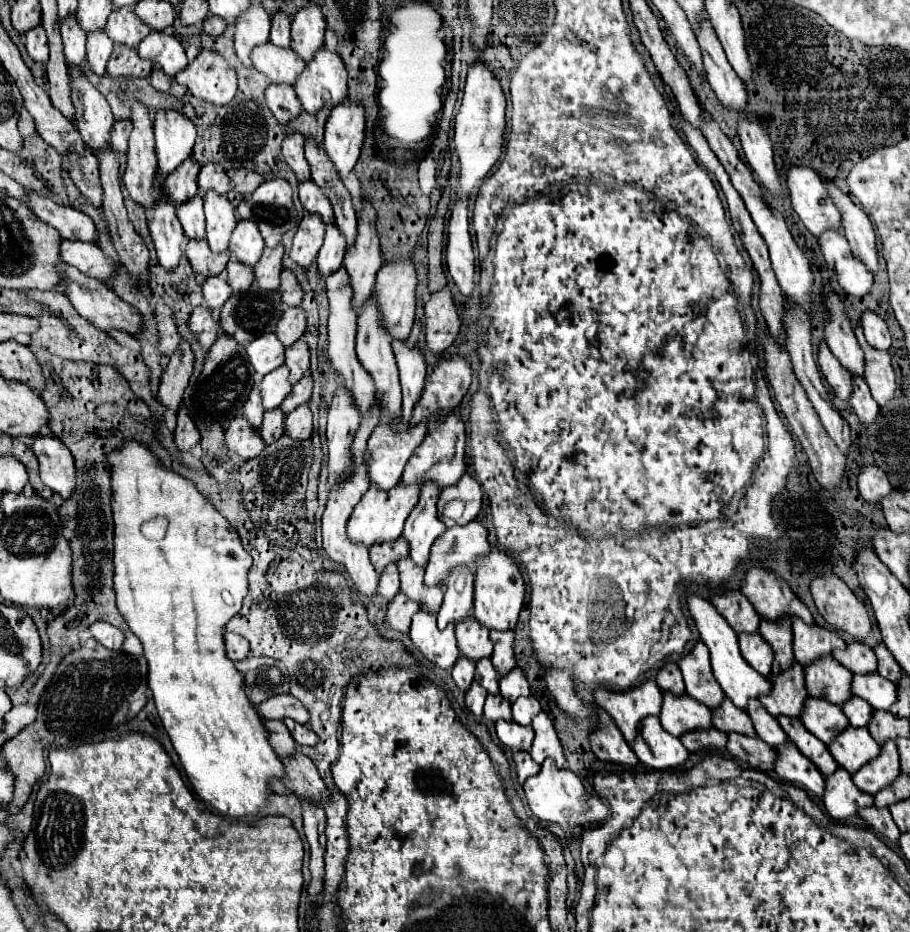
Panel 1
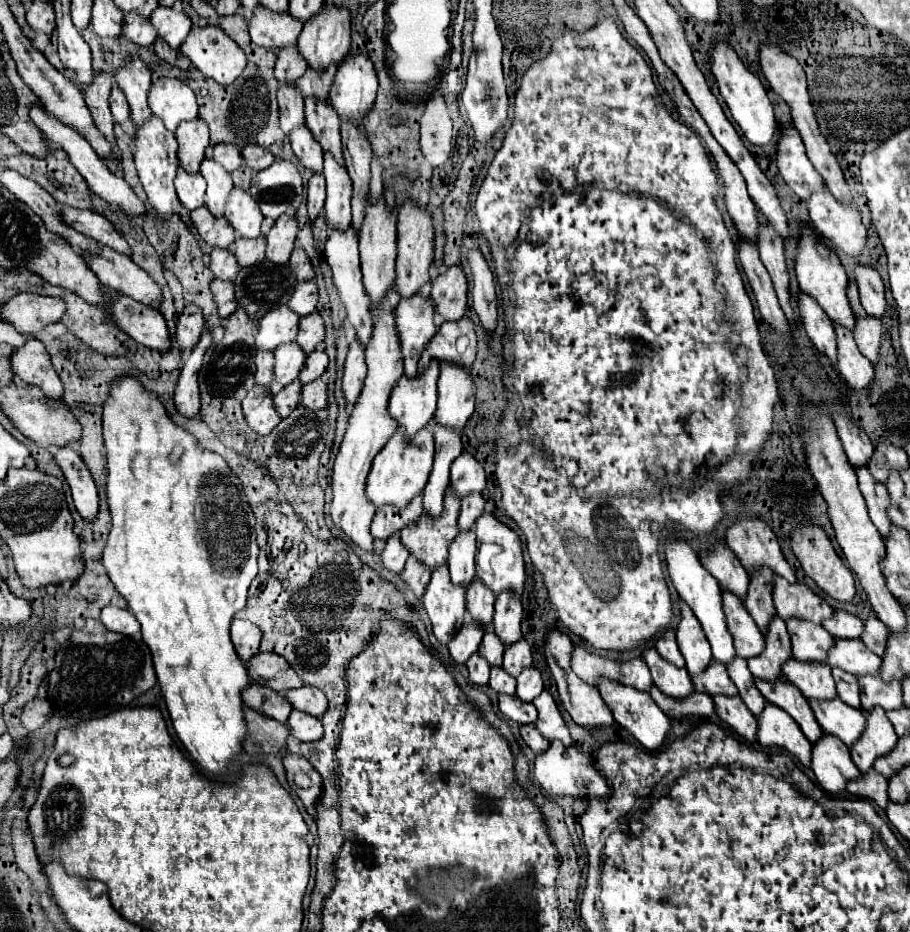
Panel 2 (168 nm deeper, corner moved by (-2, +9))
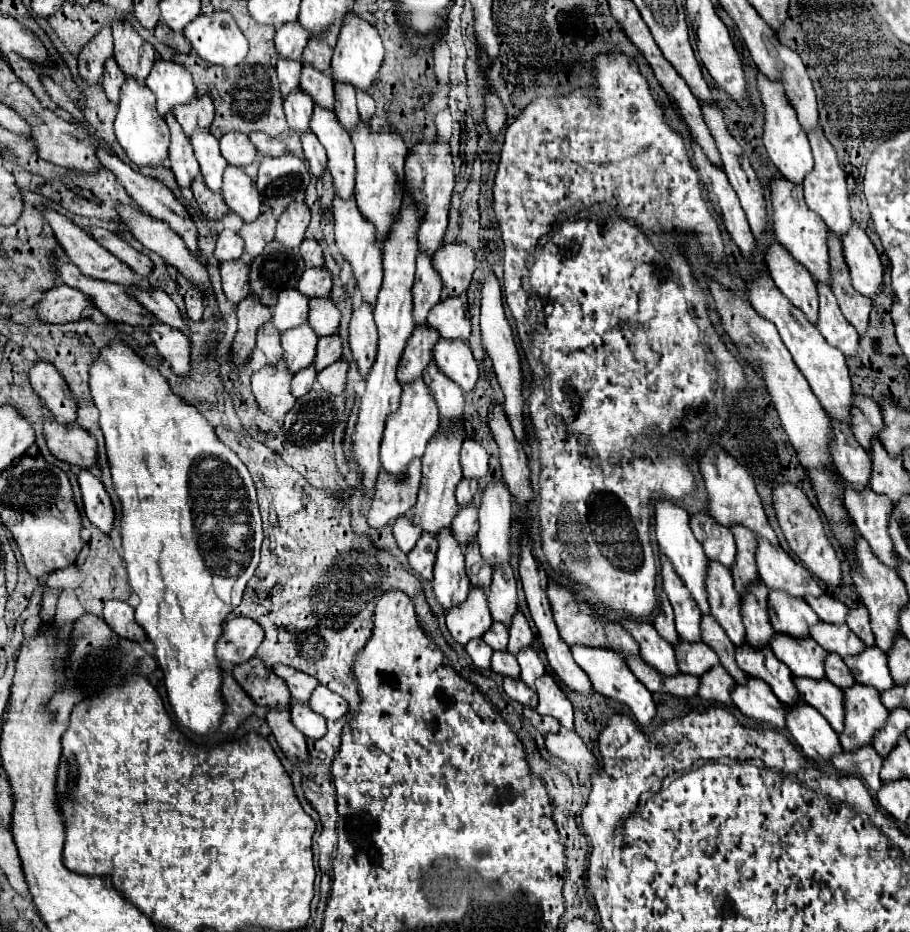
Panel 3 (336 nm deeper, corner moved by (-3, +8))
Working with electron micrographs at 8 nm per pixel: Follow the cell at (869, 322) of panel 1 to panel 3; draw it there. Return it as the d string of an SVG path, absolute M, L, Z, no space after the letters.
M852 223L850 231L840 239L844 249L844 259L850 267L854 289L866 297L872 297L880 289L884 275L884 267L880 263L876 247L868 239L868 235L858 227L858 223Z

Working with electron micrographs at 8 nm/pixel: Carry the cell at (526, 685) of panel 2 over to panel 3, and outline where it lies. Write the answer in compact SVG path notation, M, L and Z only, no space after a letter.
M524 647L522 651L518 651L516 659L518 659L520 669L522 669L520 679L522 679L526 685L534 687L534 681L546 673L546 667L544 667L544 663L540 661L538 653L536 653L532 647Z

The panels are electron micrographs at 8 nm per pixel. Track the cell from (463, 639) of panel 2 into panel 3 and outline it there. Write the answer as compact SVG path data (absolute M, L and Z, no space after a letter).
M478 587L470 589L466 603L454 607L454 611L446 613L446 625L452 633L454 641L466 645L470 639L482 637L490 627L492 617L486 603L486 591L478 591Z

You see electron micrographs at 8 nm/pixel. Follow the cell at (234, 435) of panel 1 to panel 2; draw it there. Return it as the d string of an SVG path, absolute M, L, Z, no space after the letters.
M251 386L241 406L243 406L243 416L247 420L247 426L259 436L267 436L281 422L281 418L273 408L271 394L269 392L265 394L261 386Z

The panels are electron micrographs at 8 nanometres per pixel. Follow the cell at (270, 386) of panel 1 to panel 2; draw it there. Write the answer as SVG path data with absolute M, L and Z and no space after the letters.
M295 342L279 346L275 350L275 368L273 368L275 380L281 386L291 384L297 378L303 362L305 362L305 354L301 352L301 348Z

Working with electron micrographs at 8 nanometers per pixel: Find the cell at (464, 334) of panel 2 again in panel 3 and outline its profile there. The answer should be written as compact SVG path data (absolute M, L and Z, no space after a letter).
M466 295L446 297L430 311L428 315L430 327L434 327L444 339L468 339L470 337L470 321L466 317Z

